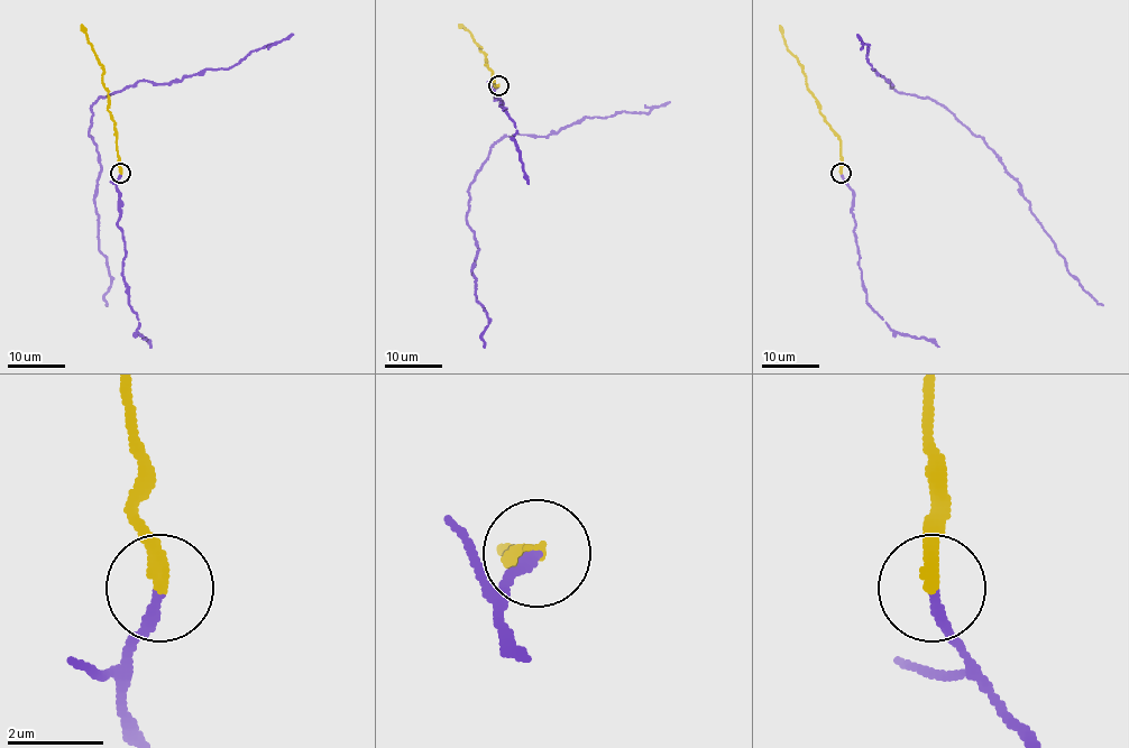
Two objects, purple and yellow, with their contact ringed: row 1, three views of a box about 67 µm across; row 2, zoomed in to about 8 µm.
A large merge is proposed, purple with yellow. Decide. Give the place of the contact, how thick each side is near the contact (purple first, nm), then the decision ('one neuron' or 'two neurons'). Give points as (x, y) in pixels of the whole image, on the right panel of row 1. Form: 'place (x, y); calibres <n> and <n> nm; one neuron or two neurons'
place (841, 173); calibres 200 and 280 nm; one neuron

